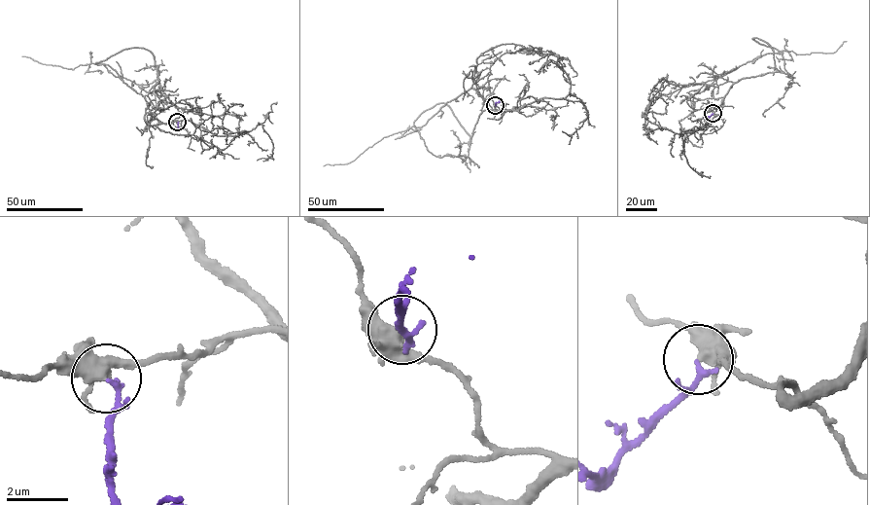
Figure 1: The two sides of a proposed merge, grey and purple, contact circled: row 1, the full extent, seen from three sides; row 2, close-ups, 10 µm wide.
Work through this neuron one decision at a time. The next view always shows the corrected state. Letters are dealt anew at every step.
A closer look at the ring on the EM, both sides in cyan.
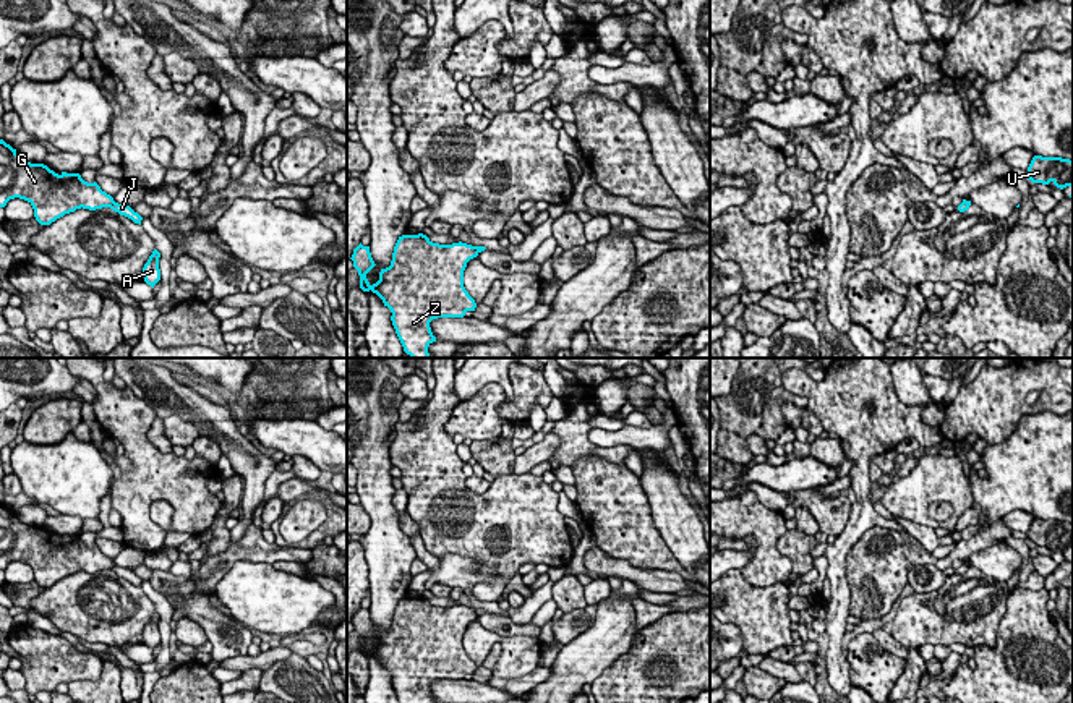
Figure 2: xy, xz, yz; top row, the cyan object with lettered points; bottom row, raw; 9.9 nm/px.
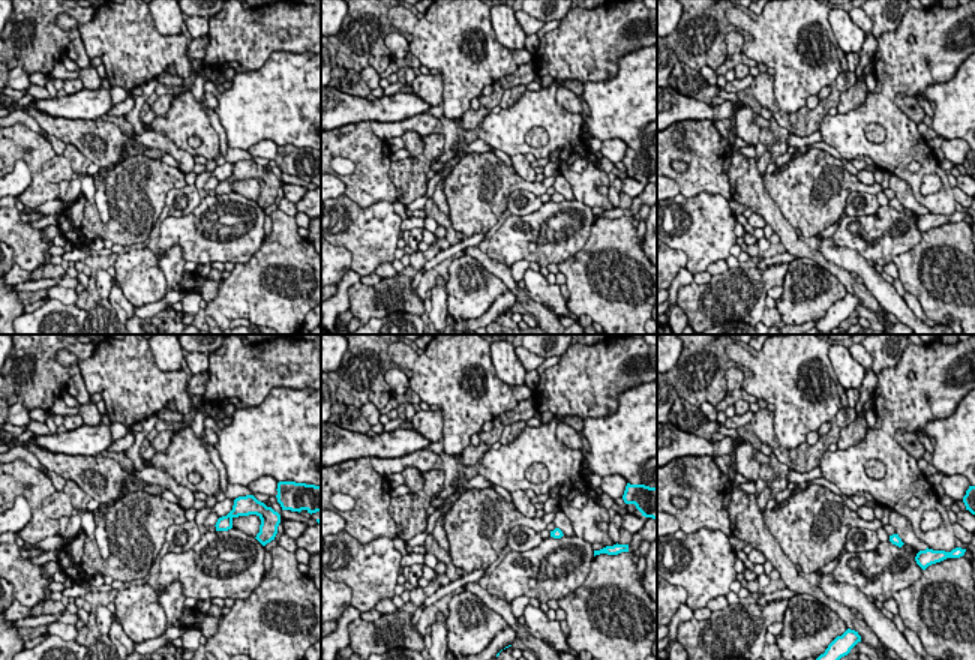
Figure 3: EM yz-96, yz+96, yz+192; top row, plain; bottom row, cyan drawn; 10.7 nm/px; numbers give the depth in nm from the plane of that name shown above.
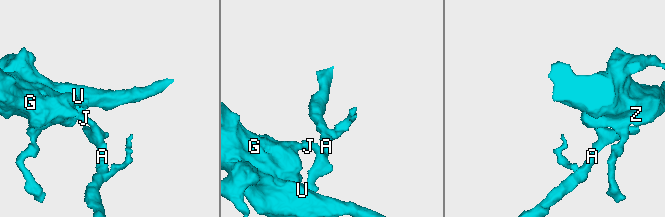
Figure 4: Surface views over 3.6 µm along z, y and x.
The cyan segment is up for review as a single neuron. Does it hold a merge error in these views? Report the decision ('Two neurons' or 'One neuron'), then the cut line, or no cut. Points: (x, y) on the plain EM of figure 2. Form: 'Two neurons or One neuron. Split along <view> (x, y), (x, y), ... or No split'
Two neurons. Split along xy (114, 564), (111, 570)

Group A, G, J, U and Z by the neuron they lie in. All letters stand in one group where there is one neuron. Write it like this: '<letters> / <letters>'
A J / G U Z

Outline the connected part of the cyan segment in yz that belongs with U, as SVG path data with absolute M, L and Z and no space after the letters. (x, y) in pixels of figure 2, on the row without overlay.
M1034 518L1028 530L1028 543L1042 547L1052 544L1060 552L1070 549L1073 564L1073 523L1070 522Z

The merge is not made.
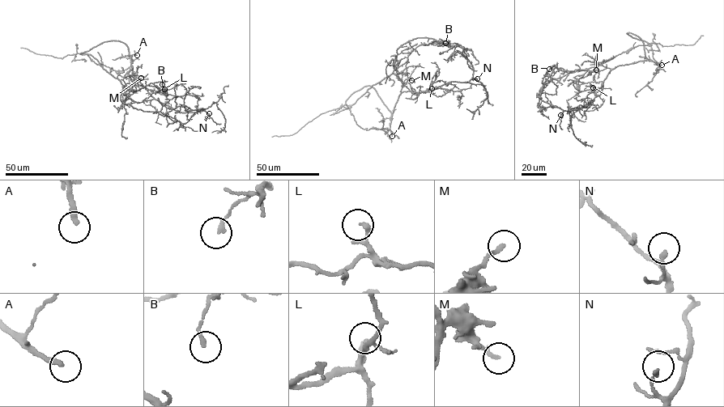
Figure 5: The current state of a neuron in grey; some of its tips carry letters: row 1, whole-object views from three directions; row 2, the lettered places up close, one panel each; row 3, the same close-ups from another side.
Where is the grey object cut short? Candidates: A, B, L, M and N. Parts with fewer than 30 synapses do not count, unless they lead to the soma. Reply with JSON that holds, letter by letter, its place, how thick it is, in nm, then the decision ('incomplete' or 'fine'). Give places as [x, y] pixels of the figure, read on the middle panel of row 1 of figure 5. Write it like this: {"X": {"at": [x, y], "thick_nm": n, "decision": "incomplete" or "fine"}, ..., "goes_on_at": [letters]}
{"A": {"at": [392, 136], "thick_nm": 200, "decision": "incomplete"}, "B": {"at": [445, 43], "thick_nm": 180, "decision": "fine"}, "L": {"at": [432, 88], "thick_nm": 140, "decision": "incomplete"}, "M": {"at": [411, 80], "thick_nm": 180, "decision": "fine"}, "N": {"at": [477, 78], "thick_nm": 170, "decision": "fine"}, "goes_on_at": ["A", "L"]}

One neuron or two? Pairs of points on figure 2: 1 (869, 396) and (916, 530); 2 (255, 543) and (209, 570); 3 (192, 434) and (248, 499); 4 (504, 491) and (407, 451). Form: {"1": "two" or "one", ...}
{"1": "two", "2": "one", "3": "two", "4": "one"}

